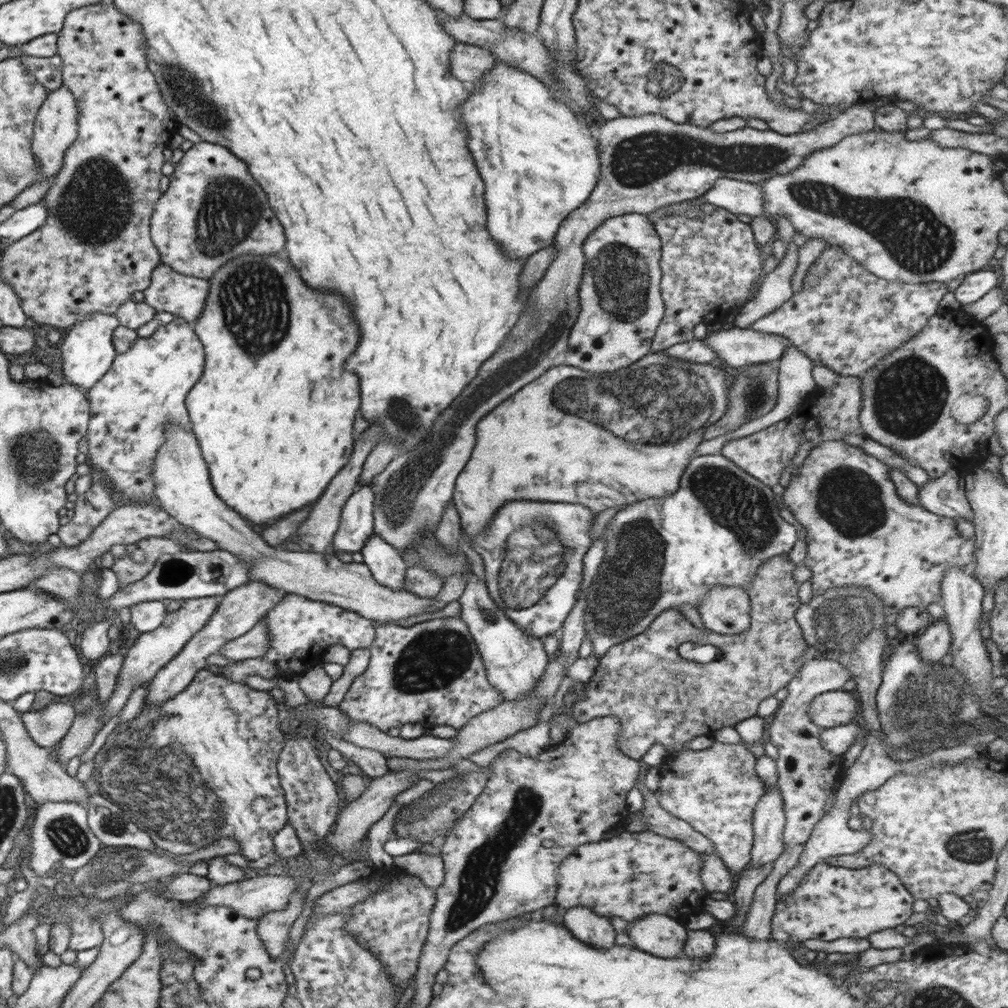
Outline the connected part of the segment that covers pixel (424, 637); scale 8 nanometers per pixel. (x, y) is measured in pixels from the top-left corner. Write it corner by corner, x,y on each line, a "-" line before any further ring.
458,616
432,619
409,627
386,623
375,628
376,638
369,646
371,658
363,674
357,676
344,699
337,706
352,723
368,723
381,731
400,728
409,722
423,725
425,729
434,726
462,728
473,716
497,707
505,700
487,679
476,643
467,624

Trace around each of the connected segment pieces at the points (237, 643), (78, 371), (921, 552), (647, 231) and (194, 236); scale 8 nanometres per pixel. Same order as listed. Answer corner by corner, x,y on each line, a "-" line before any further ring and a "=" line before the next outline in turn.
258,621
246,634
228,641
219,654
225,656
225,663
230,659
240,661
265,656
271,646
267,630
268,627
=
95,312
87,319
78,321
64,330
65,335
60,346
62,354
58,366
60,367
59,374
66,383
76,385
80,390
86,391
108,372
117,355
112,335
118,325
119,320
116,315
=
843,440
825,445
823,448
816,446
812,449
812,454
808,455
804,462
802,462
802,466
796,472
796,476
792,476
788,488
785,488
784,503
781,503
781,505
790,509
794,518
806,529
806,543
808,543
807,555
802,561
802,564
806,565
812,571
811,587
813,594
821,595
831,588
836,587
866,587
880,597
882,606
884,606
884,610
886,611
884,615
890,616
891,619
906,608
928,608
934,602
940,603
942,600
941,582
944,571
950,567
960,567
961,569
972,567
974,564
972,555
976,546
976,538
965,539
960,536
955,519
938,516
936,513
930,512
922,506
910,505
910,503
906,503
906,501
900,499
895,485
890,480
890,476
888,476
888,470
889,466
885,463
876,459
874,456
868,455
860,447
847,444
=
626,213
604,220
588,235
583,249
586,263
584,263
583,279
578,290
581,309
571,328
568,348
563,354
562,362
588,372
622,370
652,351
651,342
665,315
660,286
661,240
653,227
653,222
646,215
=
206,141
194,143
176,163
169,179
168,189
158,199
150,225
151,239
164,265
188,276
210,279
216,269
236,256
246,253
276,255
285,250
285,230
270,208
267,194
254,180
247,164
228,148

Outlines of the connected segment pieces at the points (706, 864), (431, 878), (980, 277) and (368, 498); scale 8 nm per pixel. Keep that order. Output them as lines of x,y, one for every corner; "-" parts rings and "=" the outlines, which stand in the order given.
700,852
703,858
703,870
701,881
707,894
712,892
724,892
731,896
735,887
735,880
724,861
716,854
=
414,851
404,856
395,856
393,865
408,874
414,874
428,887
435,889
444,882
443,858
441,855
=
980,270
964,276
962,283
954,291
956,300
965,308
969,304
980,300
987,292
999,287
1000,279
996,272
=
371,486
360,487
346,500
332,542
336,551
354,553
366,546
368,538
375,533
374,500

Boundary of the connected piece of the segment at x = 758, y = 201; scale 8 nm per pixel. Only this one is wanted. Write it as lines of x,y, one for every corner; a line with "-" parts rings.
718,178
712,188
700,198
708,204
736,214
756,217
761,216
764,210
764,199
759,183

